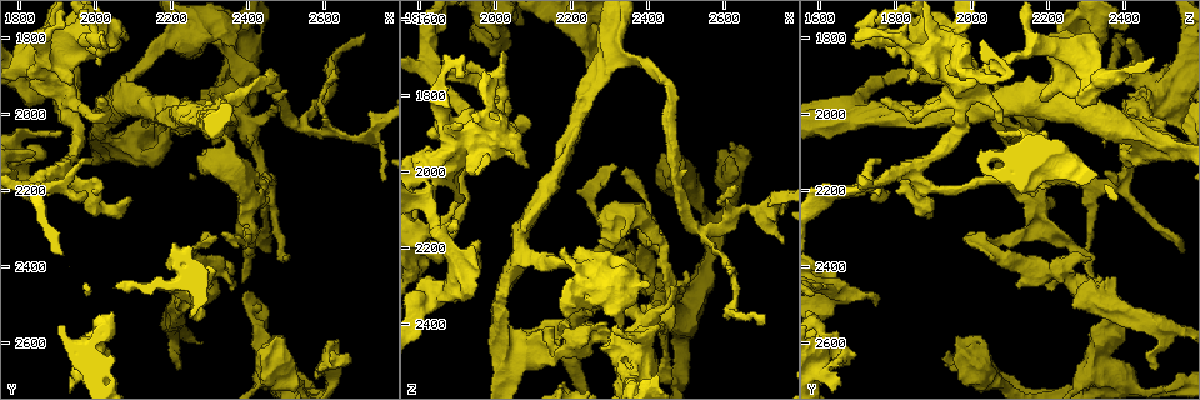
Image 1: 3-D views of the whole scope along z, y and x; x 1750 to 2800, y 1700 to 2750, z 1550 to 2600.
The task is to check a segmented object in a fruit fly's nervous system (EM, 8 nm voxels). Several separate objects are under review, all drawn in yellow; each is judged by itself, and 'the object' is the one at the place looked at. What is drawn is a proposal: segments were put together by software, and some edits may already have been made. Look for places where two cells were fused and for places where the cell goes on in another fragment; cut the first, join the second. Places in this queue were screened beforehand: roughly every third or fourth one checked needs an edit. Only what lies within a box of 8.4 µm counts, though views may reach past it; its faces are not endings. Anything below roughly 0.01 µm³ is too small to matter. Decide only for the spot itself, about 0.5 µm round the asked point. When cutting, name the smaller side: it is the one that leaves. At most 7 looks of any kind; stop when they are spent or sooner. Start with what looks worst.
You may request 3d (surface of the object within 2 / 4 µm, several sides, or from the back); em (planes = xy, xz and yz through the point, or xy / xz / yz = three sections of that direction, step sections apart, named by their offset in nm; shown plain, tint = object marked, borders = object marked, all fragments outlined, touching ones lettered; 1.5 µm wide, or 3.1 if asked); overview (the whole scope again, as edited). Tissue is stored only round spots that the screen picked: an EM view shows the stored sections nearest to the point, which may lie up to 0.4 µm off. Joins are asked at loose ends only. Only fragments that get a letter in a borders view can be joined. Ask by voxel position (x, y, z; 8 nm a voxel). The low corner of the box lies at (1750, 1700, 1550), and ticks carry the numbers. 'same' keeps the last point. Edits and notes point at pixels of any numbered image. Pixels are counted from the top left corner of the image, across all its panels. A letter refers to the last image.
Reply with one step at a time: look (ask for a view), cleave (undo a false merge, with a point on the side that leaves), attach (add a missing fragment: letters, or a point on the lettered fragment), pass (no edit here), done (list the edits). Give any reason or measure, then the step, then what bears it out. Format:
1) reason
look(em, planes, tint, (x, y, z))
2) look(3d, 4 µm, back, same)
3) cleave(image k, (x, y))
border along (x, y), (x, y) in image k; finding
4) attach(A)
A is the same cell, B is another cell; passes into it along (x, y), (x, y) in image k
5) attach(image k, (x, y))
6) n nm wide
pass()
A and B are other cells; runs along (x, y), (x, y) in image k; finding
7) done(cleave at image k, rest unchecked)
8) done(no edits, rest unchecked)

free end
look(em, yz, step 4, borders, (2465, 2595, 2040))

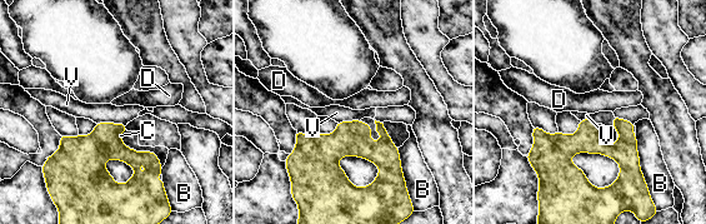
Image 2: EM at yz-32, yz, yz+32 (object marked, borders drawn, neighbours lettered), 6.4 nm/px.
pass()
B, C, D and V are other cells; none of them fits

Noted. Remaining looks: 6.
thin end
look(em, yz, step 8, borders, (2215, 2665, 2490))

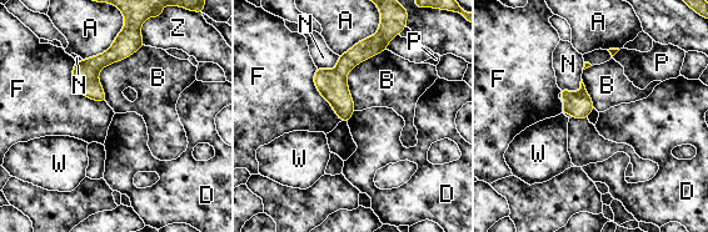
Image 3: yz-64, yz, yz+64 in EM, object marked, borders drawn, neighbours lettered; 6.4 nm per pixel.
look(em, planes, borders, same)

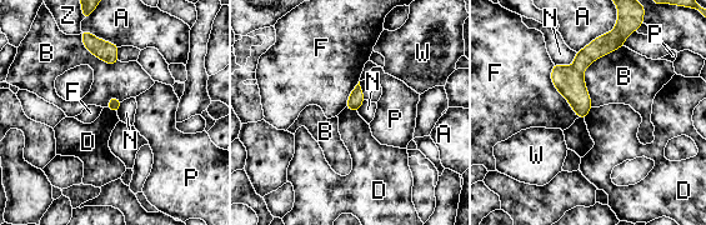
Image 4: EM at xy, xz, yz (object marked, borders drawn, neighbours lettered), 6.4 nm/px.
pass()
A, B, D, F, N, P, W and Z are other cells; runs along (609, 38), (577, 68), (581, 114) in image 4; no lettered fragment goes on from it

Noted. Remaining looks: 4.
branch point
look(em, planes, borders, (2250, 2010, 2430))

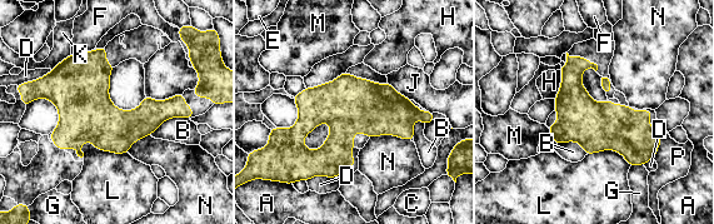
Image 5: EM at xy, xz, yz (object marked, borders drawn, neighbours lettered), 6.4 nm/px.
320 nm wide
pass()
A, B, C, D, E, F, G, H, J, K, L, M, N and P are other cells; all the same cell

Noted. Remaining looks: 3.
done(no edits, rest unchecked)

